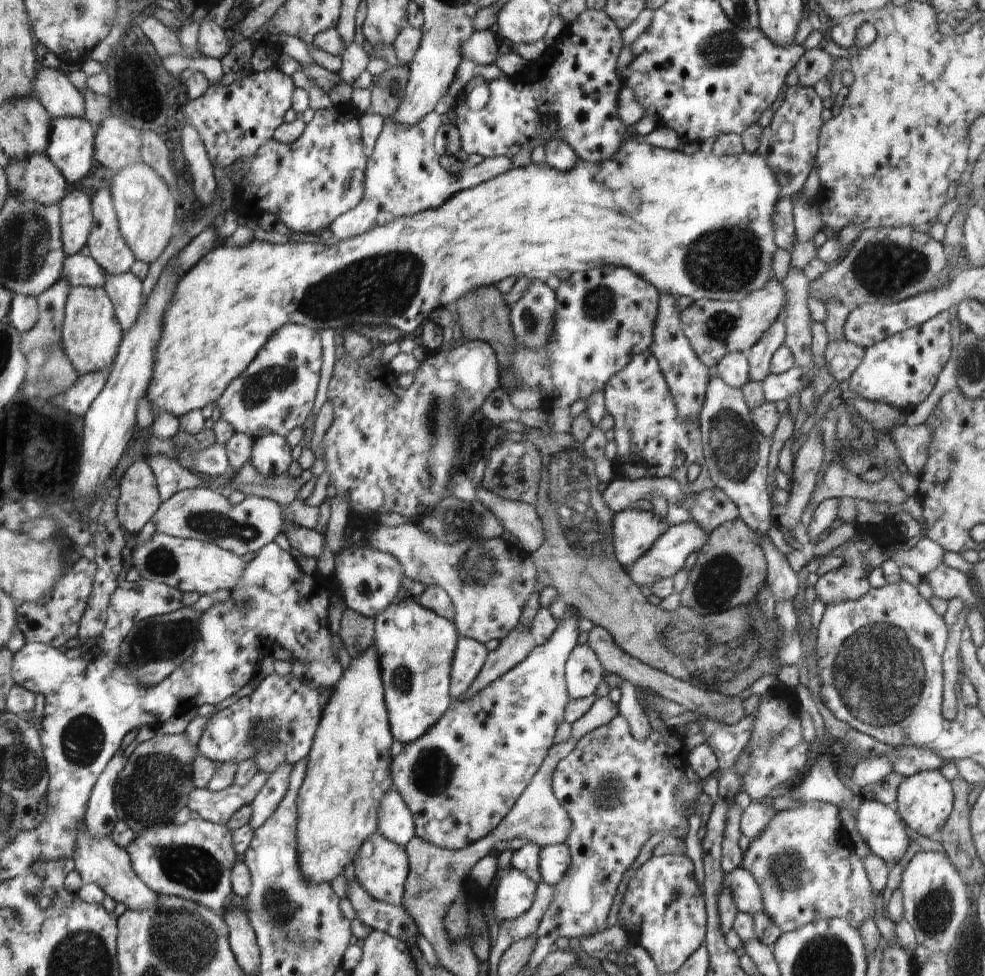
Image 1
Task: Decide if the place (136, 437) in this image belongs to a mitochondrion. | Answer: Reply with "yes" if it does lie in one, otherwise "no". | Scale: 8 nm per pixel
no

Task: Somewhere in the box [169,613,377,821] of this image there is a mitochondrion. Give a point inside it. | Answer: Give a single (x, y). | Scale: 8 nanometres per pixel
(263, 733)

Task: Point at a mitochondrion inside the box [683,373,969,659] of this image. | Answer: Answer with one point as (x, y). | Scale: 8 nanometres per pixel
(735, 447)

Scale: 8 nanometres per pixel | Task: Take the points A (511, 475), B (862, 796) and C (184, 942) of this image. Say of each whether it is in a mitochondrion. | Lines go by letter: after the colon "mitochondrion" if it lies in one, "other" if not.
A: mitochondrion
B: other
C: mitochondrion

